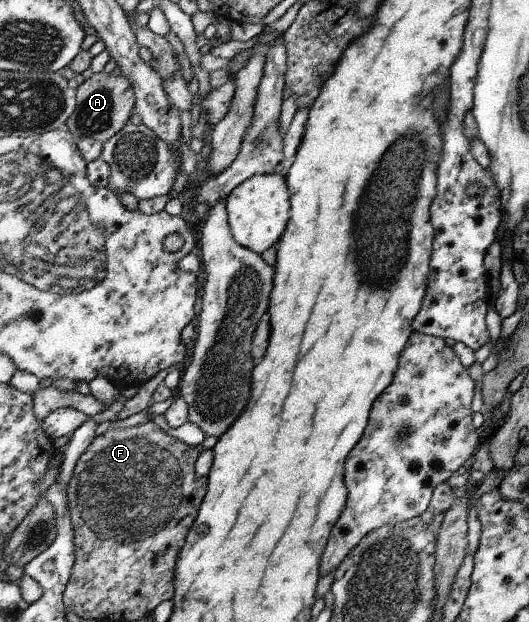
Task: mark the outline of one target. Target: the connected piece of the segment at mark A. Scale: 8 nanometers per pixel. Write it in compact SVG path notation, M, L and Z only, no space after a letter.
M93 74L76 88L76 106L63 128L71 131L78 139L90 137L105 143L129 122L134 111L135 96L130 81L123 75Z

